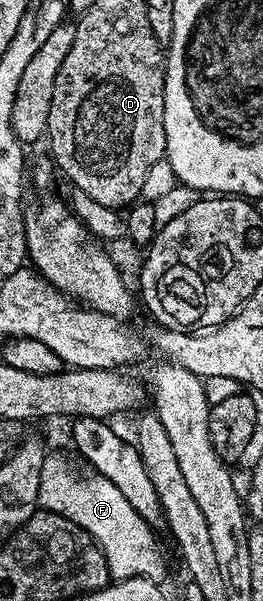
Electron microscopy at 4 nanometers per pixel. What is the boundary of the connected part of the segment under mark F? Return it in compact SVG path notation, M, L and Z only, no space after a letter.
M49 453L42 468L40 506L85 530L106 556L108 572L113 579L149 578L151 582L159 583L164 574L164 554L152 535L155 534L153 527L130 508L130 500L126 500L110 480L95 472L87 473L75 470L66 459Z

